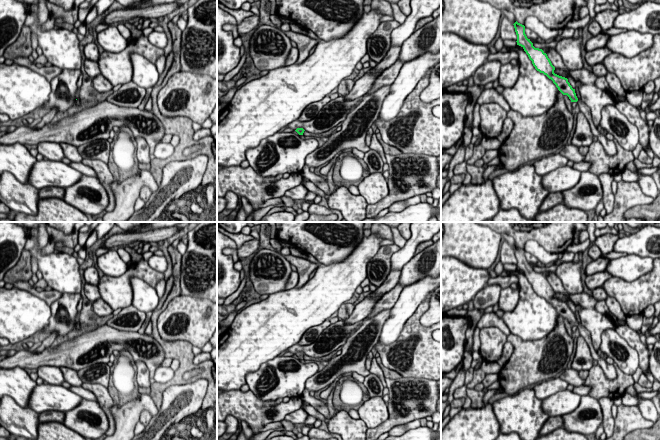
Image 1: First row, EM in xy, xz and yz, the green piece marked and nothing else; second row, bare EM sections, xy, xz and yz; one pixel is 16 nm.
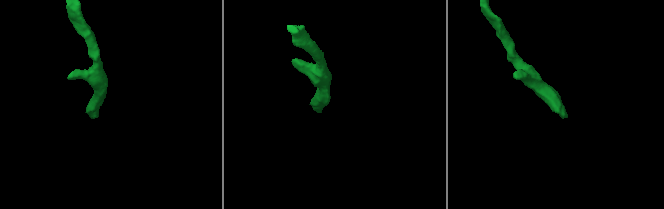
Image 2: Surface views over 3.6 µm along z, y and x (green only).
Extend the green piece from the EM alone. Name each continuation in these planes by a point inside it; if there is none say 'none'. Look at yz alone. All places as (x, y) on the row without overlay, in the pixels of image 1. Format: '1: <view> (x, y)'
1: yz (610, 372)

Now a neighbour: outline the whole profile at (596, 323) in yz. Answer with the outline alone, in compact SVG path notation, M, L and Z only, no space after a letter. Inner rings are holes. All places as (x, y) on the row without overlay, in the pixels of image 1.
M555 292L554 297L567 302L570 300L575 306L580 306L578 311L580 317L580 323L584 326L591 335L593 347L598 350L601 345L601 336L607 329L616 329L614 324L609 318L609 314L602 314L595 309L598 302L592 294L578 293L564 295L562 293Z

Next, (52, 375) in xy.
M41 366L36 369L36 373L45 383L51 385L61 385L65 382L62 371L55 366Z

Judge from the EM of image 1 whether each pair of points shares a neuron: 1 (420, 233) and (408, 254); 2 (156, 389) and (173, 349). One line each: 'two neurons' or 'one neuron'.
1: one neuron
2: one neuron

